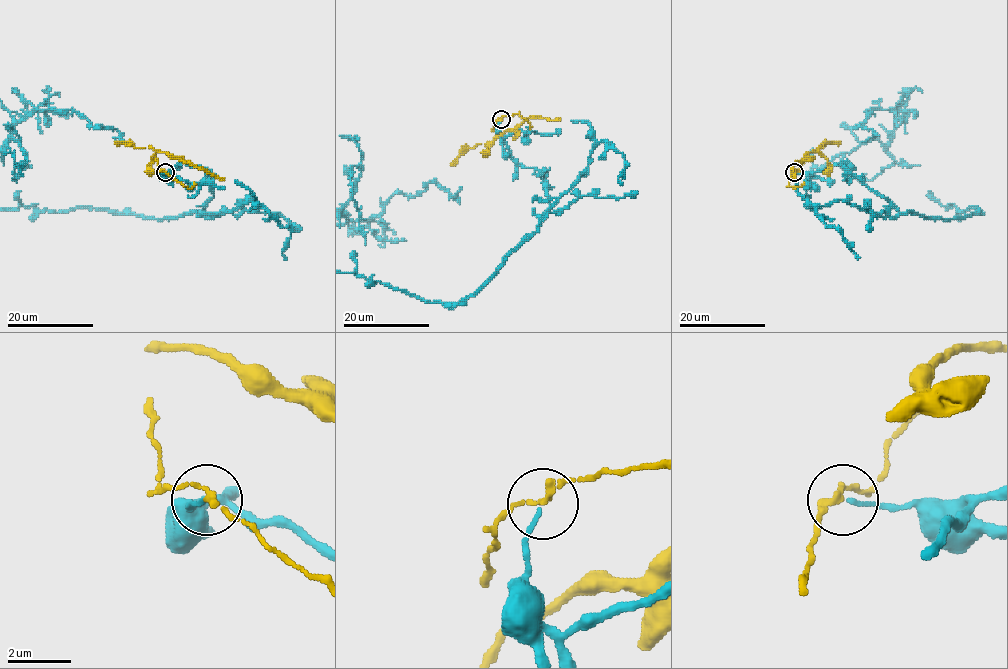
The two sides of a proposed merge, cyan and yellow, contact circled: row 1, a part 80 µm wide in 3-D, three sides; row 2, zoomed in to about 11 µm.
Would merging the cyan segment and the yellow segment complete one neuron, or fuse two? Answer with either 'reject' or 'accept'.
accept

